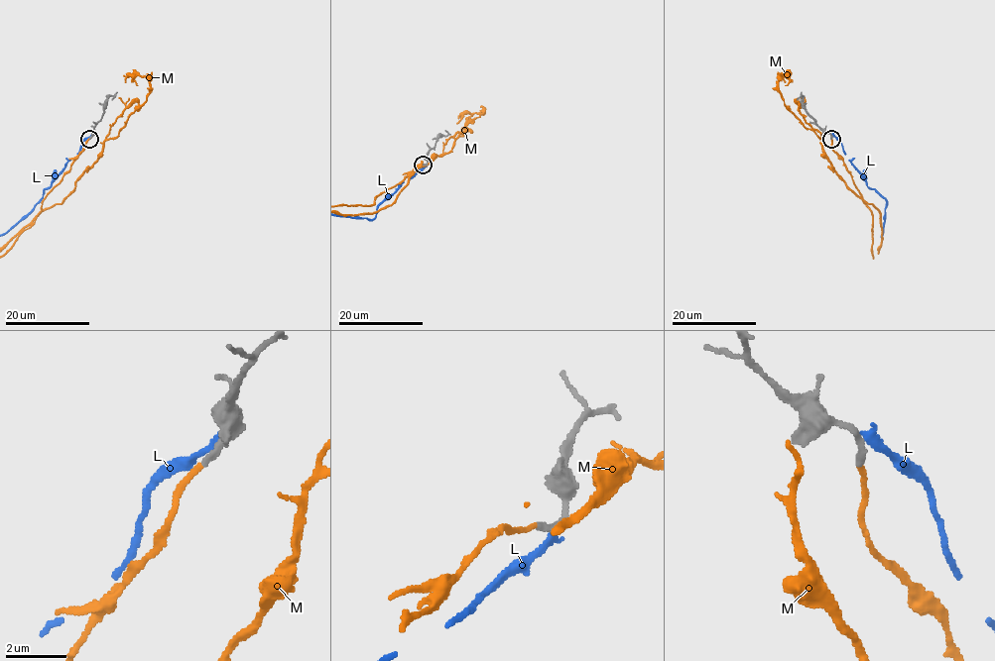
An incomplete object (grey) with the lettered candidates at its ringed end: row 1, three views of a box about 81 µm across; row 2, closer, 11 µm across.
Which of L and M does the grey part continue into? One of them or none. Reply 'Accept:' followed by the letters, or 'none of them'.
Accept: M

